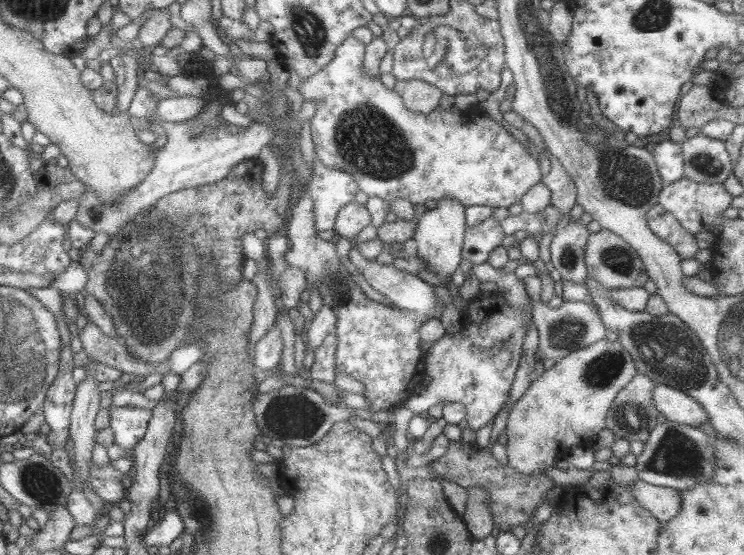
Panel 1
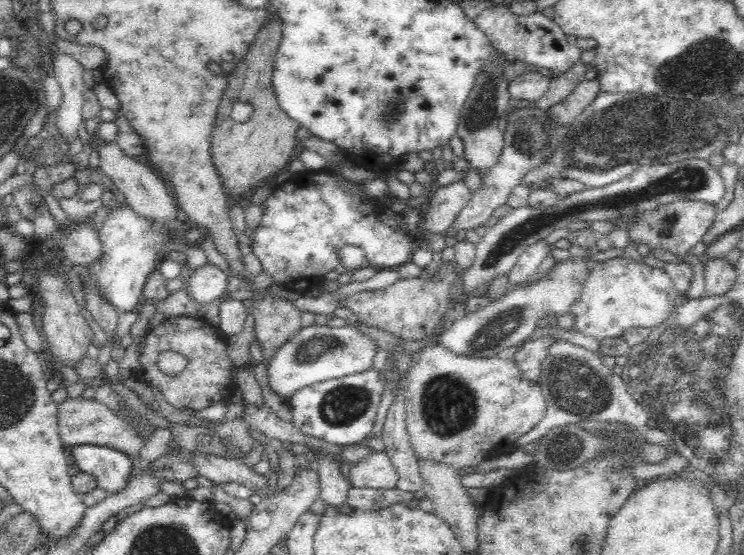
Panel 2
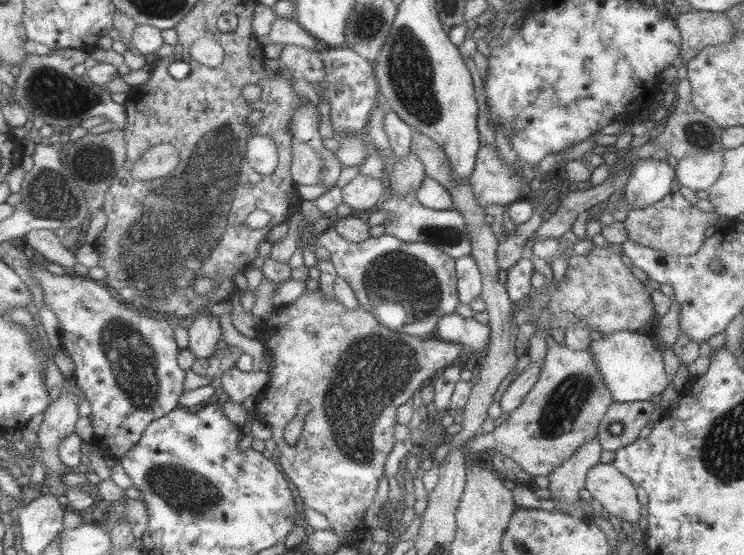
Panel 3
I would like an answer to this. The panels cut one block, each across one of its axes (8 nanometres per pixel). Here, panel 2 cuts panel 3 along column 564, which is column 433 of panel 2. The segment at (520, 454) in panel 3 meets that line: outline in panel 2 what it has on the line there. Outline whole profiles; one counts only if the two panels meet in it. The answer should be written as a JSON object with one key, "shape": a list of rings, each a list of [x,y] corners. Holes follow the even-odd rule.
{"shape":[[[438,344],[422,349],[417,363],[411,366],[407,376],[405,421],[415,454],[420,458],[448,464],[457,472],[480,464],[506,440],[514,442],[526,434],[546,412],[541,388],[537,382],[522,376],[515,358],[501,358],[498,354],[466,356]]]}

